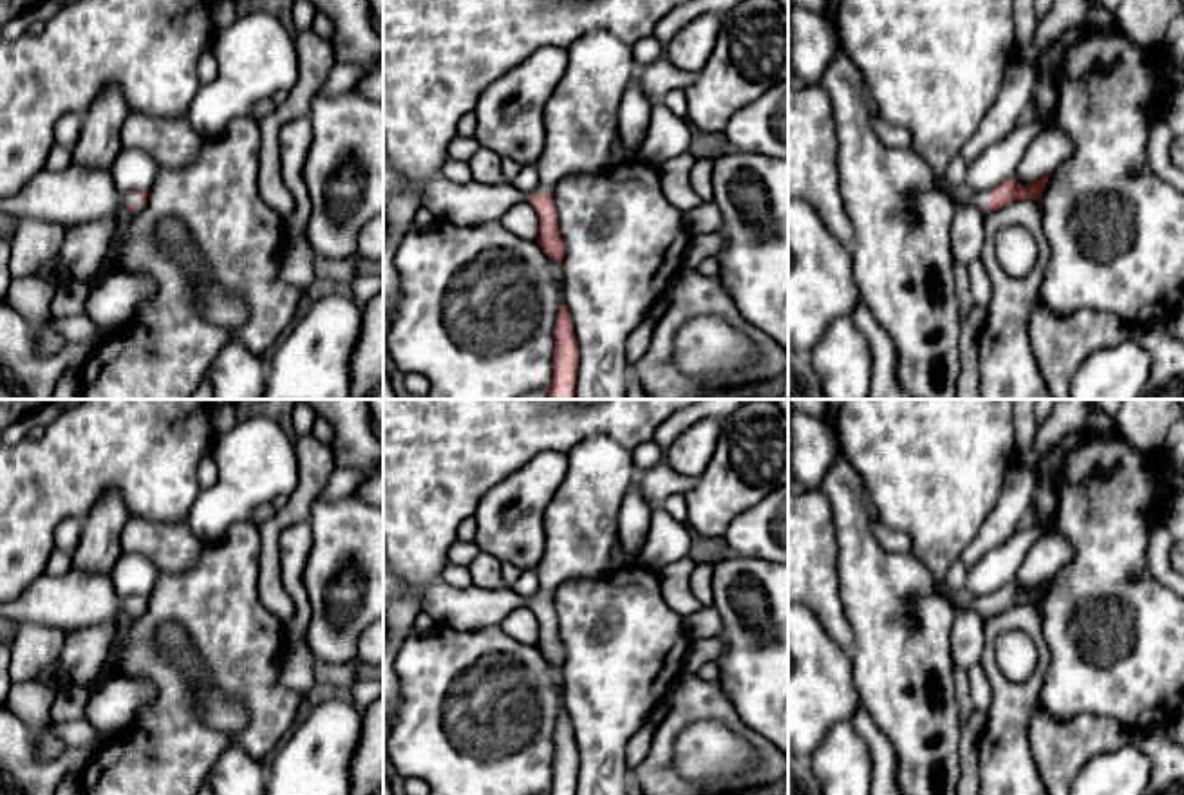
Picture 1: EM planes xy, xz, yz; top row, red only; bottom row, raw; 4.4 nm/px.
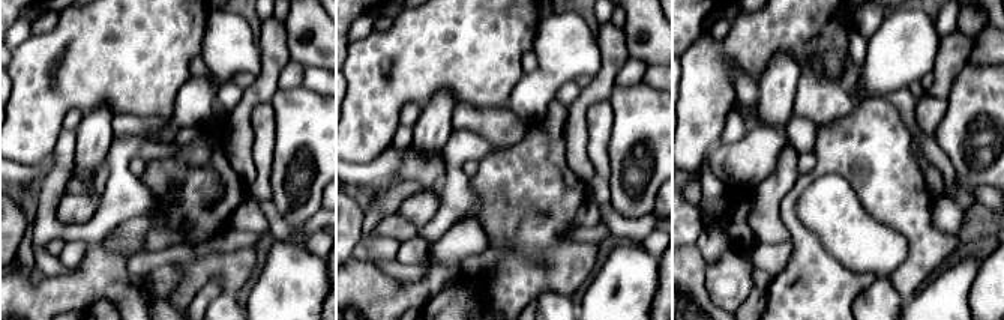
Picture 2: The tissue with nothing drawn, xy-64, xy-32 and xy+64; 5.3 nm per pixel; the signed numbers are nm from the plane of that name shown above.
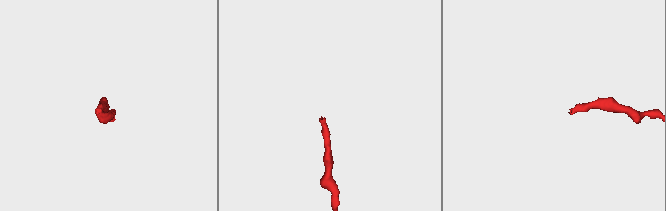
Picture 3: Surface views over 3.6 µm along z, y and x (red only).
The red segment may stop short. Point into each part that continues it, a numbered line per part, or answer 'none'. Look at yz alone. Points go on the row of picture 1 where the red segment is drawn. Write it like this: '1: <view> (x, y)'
1: yz (960, 196)

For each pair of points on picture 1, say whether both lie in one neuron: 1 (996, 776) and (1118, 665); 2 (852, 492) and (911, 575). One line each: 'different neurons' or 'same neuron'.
1: different neurons
2: same neuron

